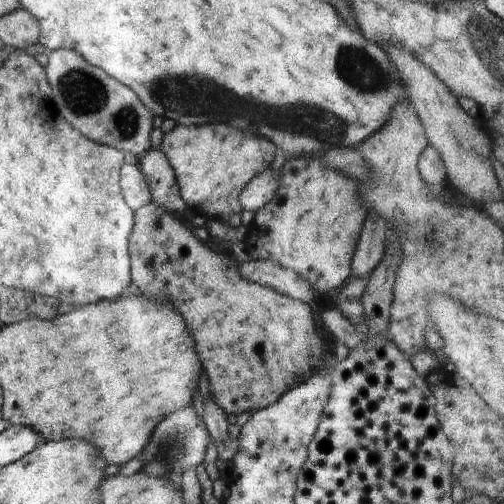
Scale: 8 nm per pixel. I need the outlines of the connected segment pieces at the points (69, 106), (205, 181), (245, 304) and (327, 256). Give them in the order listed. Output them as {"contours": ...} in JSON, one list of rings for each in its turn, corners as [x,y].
{"contours":[[[[70,48],[47,52],[48,65],[45,74],[52,90],[52,98],[58,113],[77,132],[93,142],[116,148],[119,152],[131,152],[138,156],[151,147],[151,131],[154,115],[129,87],[112,80],[100,68],[91,66]]],[[[212,124],[200,128],[184,128],[178,126],[168,134],[163,134],[161,146],[158,148],[169,161],[179,187],[179,194],[187,210],[205,218],[228,221],[235,214],[243,211],[238,198],[242,190],[262,172],[269,170],[276,156],[277,147],[268,140],[260,140],[260,136],[252,136],[248,132],[234,130],[226,124]]],[[[152,202],[133,214],[134,227],[129,241],[130,280],[142,294],[171,303],[181,315],[206,371],[212,400],[227,416],[253,413],[271,406],[298,384],[306,372],[314,372],[322,366],[324,341],[316,332],[317,316],[308,303],[241,278],[234,257],[210,241],[199,240],[184,218],[176,218]]],[[[319,156],[287,157],[274,197],[258,211],[248,226],[243,240],[249,261],[269,261],[293,271],[309,288],[318,293],[328,293],[351,279],[351,261],[365,222],[366,208],[359,196],[358,184],[343,173],[322,167]]]]}

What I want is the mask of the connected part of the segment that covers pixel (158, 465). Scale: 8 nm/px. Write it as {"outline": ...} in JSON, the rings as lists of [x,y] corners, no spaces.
{"outline":[[[192,405],[177,409],[169,413],[152,430],[152,435],[148,445],[144,448],[144,468],[142,472],[153,478],[165,481],[173,490],[181,490],[182,474],[189,469],[196,468],[205,459],[205,453],[211,437],[200,422]]]}

